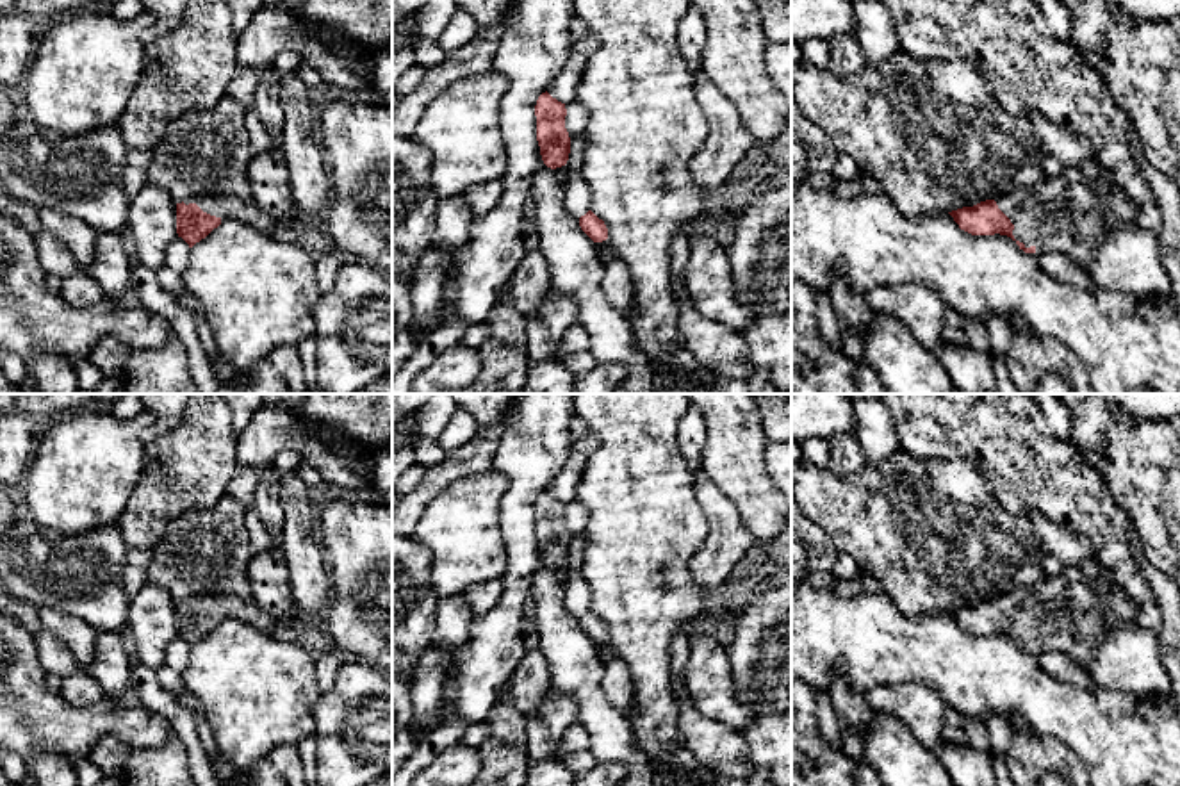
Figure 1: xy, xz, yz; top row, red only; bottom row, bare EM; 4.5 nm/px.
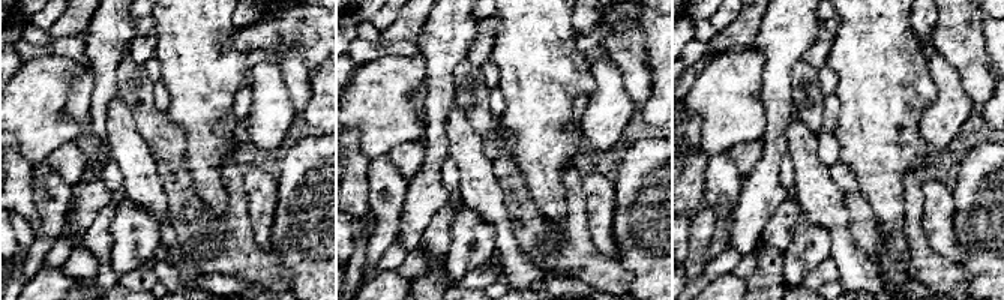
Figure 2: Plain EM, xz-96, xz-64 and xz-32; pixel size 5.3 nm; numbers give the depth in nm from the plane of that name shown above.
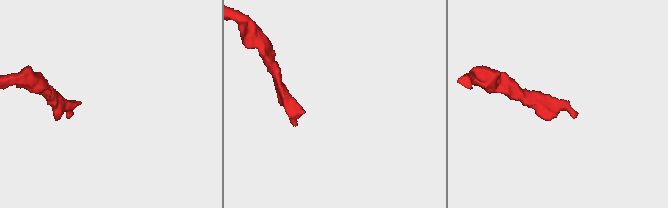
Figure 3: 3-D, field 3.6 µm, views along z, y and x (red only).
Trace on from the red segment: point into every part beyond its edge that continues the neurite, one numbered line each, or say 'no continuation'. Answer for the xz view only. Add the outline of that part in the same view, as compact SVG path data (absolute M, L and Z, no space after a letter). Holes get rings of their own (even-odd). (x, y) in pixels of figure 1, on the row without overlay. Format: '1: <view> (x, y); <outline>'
1: xz (617, 683); M610 640L599 642L604 654L602 690L608 700L627 718L633 713L633 679L626 661L610 645Z

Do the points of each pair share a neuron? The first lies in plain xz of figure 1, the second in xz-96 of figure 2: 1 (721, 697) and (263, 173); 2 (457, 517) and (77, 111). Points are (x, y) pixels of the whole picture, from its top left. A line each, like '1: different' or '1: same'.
1: same
2: different

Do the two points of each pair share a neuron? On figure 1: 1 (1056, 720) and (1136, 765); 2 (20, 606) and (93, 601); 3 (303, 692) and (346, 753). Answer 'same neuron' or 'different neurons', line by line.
1: same neuron
2: different neurons
3: different neurons

